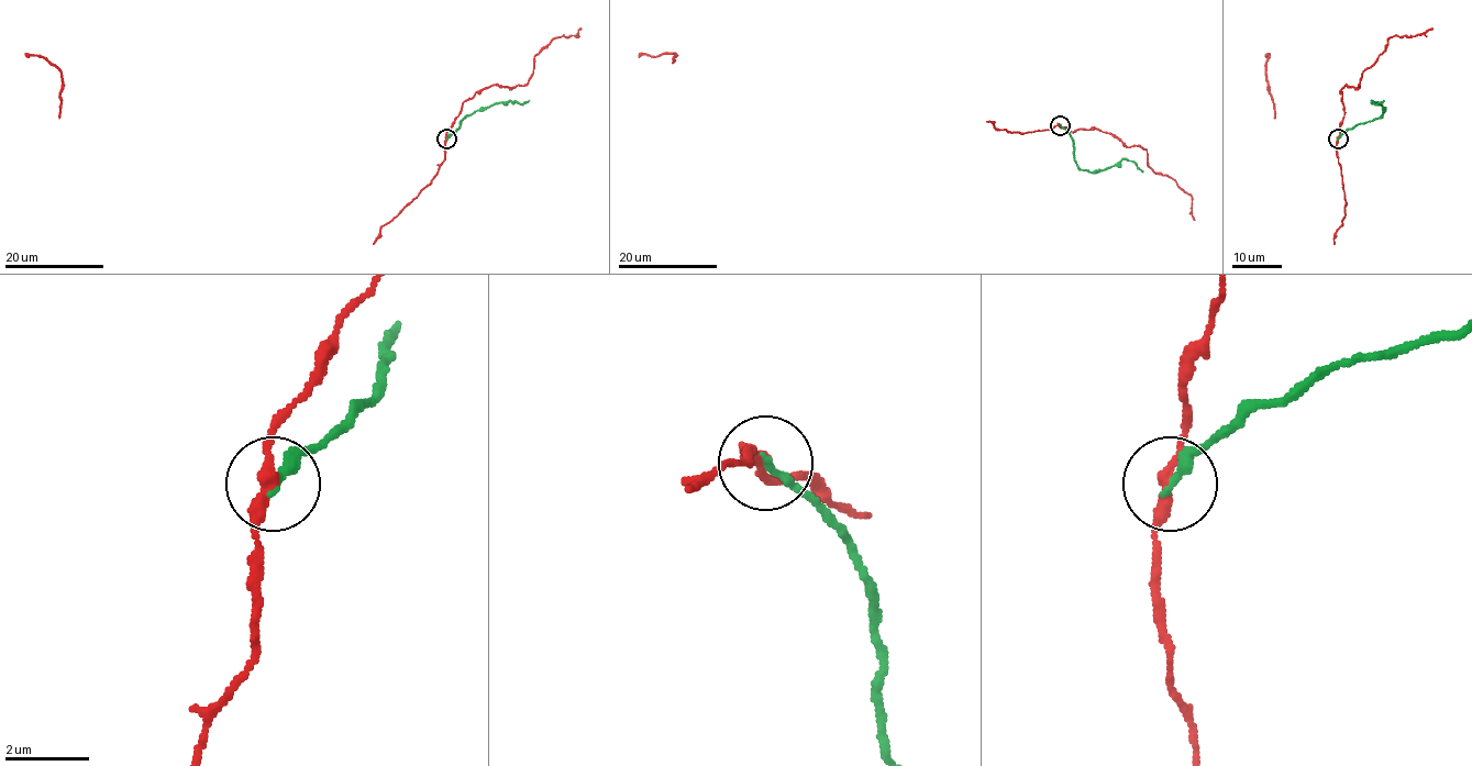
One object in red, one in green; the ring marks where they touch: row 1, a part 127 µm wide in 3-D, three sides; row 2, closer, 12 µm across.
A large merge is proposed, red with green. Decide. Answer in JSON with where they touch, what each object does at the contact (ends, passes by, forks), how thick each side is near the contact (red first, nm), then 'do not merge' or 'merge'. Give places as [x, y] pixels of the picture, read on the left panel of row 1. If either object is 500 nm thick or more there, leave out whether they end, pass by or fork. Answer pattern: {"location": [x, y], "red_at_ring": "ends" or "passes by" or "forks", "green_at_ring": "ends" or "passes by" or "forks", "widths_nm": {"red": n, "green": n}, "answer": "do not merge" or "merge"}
{"location": [446, 139], "red_at_ring": "passes by", "green_at_ring": "ends", "widths_nm": {"red": 280, "green": 220}, "answer": "do not merge"}

